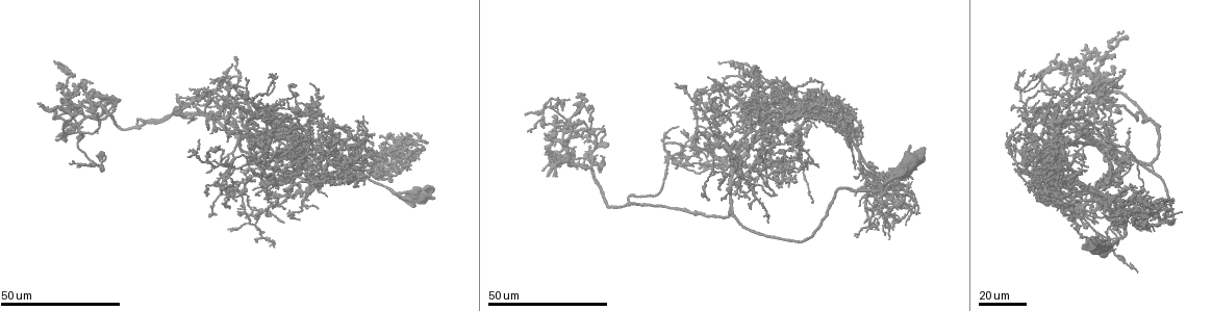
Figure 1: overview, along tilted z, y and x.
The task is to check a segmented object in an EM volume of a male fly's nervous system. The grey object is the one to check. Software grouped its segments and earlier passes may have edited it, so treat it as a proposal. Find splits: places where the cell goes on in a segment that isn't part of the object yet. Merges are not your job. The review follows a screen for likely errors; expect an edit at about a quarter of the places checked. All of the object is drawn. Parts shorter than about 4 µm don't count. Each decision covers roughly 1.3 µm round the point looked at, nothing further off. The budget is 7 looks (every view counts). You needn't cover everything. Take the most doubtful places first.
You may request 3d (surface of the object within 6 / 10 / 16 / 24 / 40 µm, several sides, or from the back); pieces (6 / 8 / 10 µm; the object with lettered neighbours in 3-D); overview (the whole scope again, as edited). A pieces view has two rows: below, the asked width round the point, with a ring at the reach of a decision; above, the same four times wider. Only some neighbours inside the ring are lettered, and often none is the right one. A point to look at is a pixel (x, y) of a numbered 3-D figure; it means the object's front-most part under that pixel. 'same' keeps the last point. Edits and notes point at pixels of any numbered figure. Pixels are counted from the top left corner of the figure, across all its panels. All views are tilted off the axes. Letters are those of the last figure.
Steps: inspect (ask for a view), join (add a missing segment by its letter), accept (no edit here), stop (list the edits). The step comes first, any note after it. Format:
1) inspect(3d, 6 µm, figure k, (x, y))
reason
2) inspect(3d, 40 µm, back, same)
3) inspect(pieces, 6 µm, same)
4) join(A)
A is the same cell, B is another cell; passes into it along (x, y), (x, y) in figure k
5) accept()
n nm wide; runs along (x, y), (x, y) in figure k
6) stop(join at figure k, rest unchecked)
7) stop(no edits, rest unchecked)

inspect(3d, 16 µm, figure 1, (678, 154))
an open end

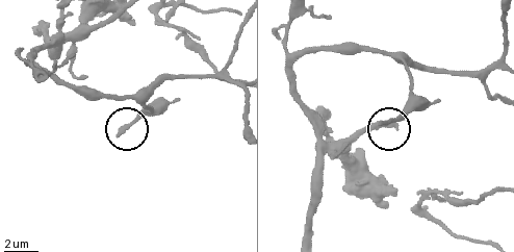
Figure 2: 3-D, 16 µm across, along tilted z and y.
inspect(pieces, 8 µm, figure 2, (117, 136))

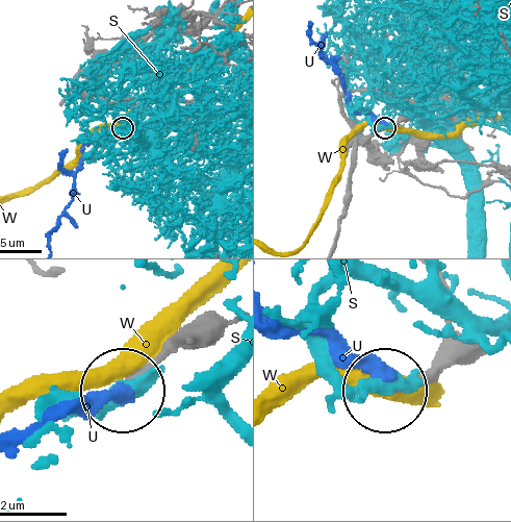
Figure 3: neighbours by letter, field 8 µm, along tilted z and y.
accept()
250 nm wide; S, U and W are other cells; runs along (192, 336), (126, 390) in figure 3; none of them fits

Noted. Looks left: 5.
inspect(3d, 16 µm, figure 1, (598, 167))

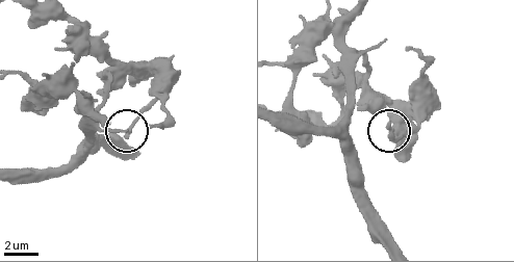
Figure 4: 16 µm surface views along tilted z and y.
inspect(3d, 10 µm, figure 4, (389, 125))

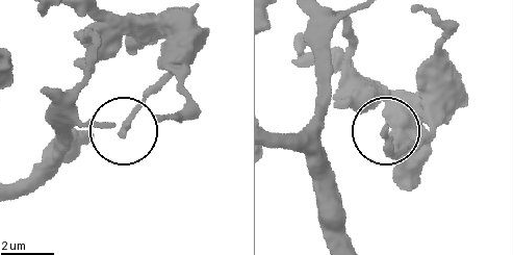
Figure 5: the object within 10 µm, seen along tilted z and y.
inspect(pieces, 6 µm, figure 5, (384, 130))
see the neighbours

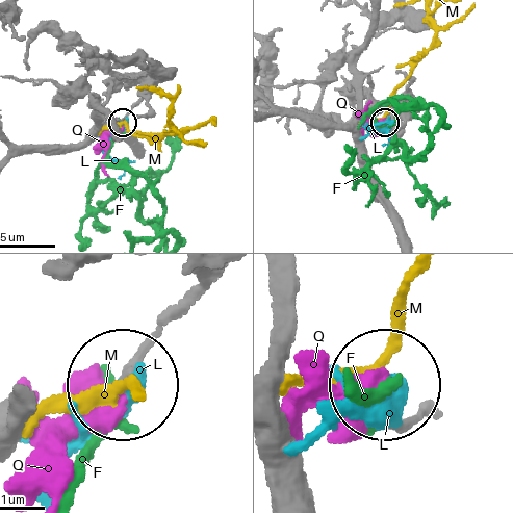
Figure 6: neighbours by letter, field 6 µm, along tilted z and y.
accept()
250 nm wide; F, L, M and Q are other cells; no lettered segment goes on from it

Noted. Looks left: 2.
inspect(3d, 16 µm, figure 1, (1059, 72))
long arm stops here

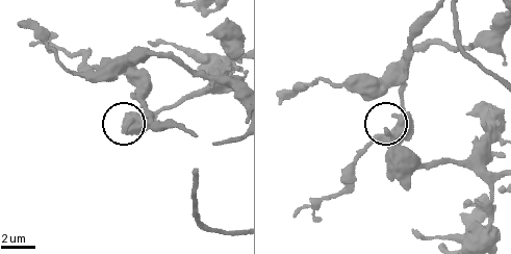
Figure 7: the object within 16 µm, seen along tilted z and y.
inspect(pieces, 8 µm, figure 7, (387, 133))

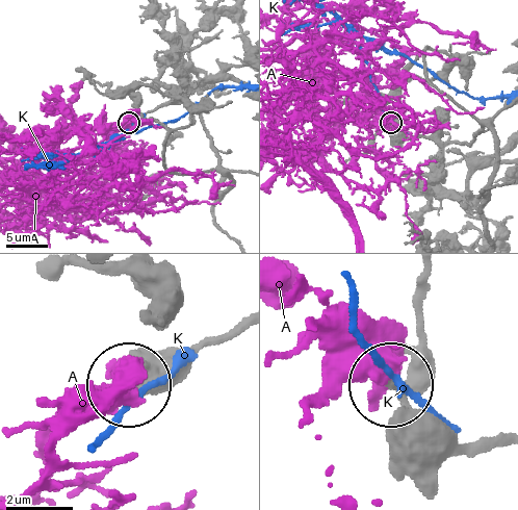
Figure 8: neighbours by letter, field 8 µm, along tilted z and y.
accept()
A and K are other cells; none of them fits

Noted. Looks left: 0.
stop(no edits, rest unchecked)

